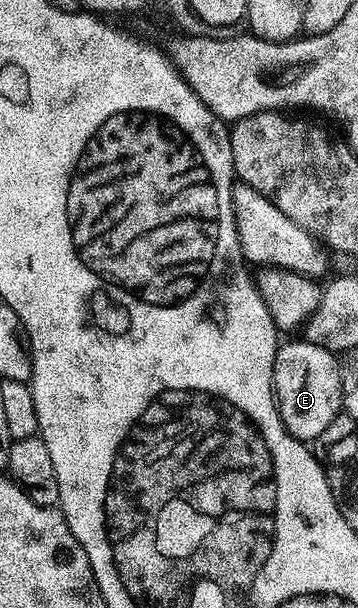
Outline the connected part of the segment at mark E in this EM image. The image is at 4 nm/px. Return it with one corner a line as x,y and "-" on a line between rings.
283,342
274,362
274,397
286,431
297,439
313,441
342,410
341,369
335,352
327,347

